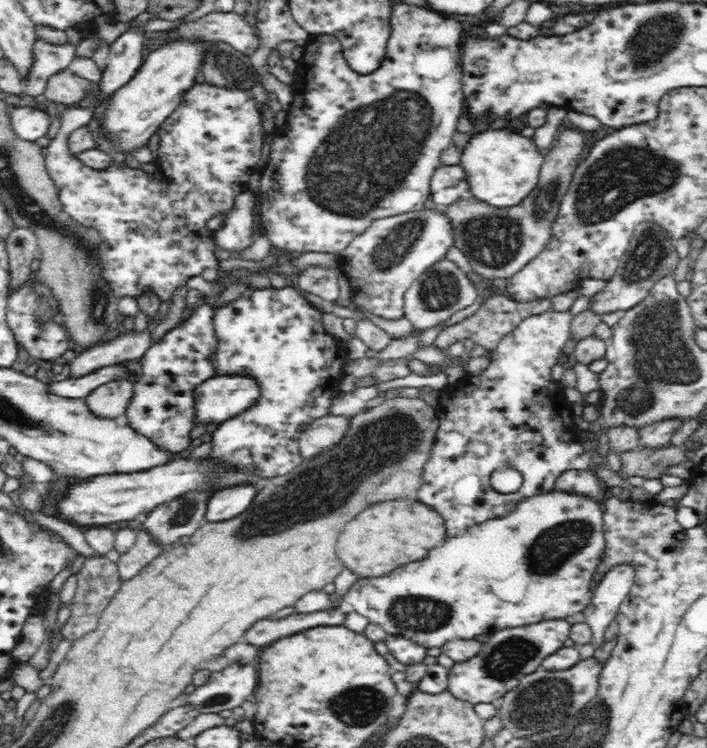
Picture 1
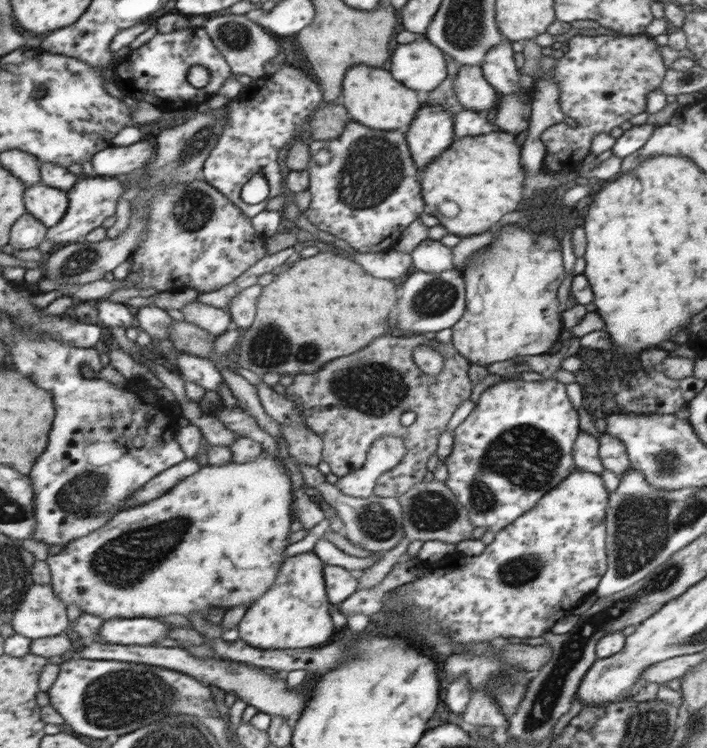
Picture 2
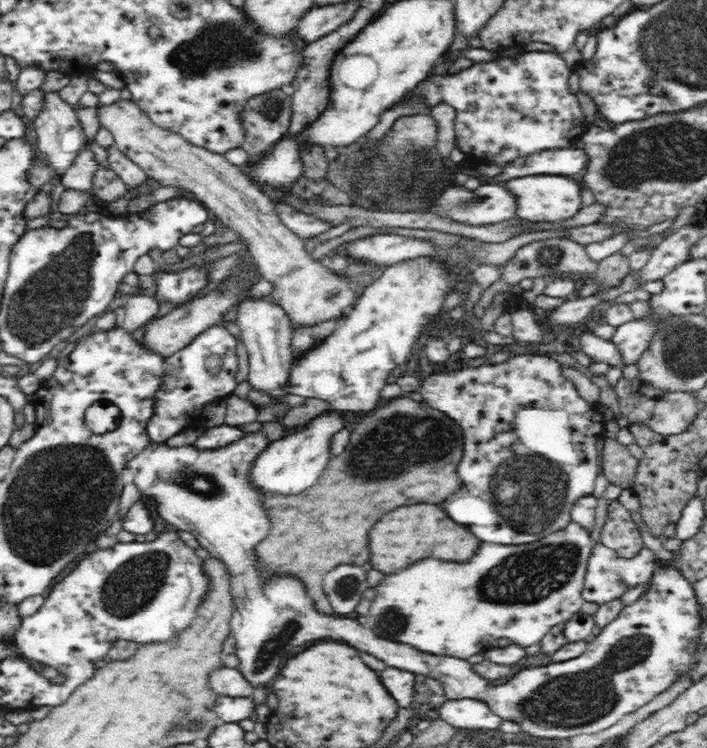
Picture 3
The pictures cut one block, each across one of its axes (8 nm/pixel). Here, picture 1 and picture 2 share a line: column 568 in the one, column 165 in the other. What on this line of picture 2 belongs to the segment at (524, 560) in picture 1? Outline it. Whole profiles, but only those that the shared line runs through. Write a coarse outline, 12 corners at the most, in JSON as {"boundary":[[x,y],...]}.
{"boundary":[[206,464],[45,559],[111,618],[249,606],[290,476]]}

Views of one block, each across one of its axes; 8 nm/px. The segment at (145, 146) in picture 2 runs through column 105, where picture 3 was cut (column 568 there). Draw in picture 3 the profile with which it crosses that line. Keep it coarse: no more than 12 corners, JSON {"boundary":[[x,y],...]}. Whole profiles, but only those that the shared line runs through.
{"boundary":[[545,150],[518,157],[487,182],[532,174],[571,177],[588,166],[584,150]]}

